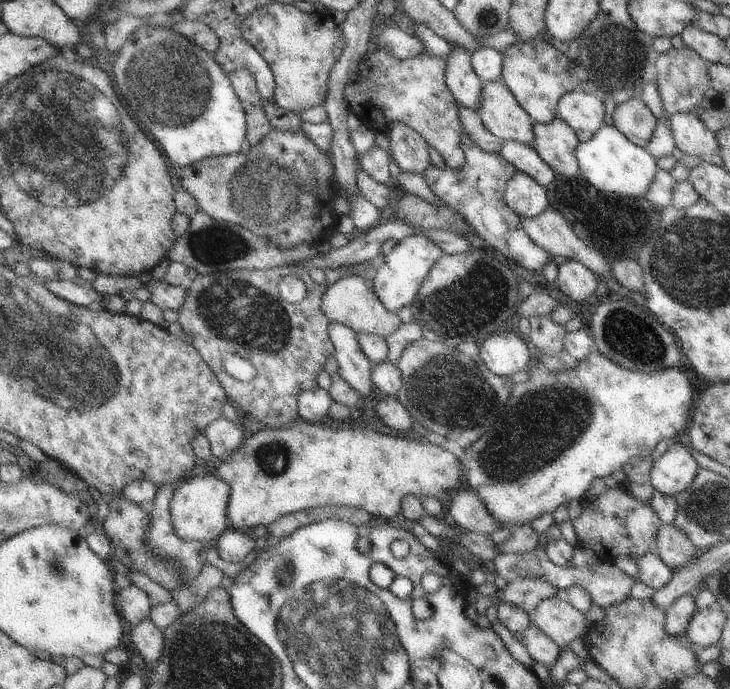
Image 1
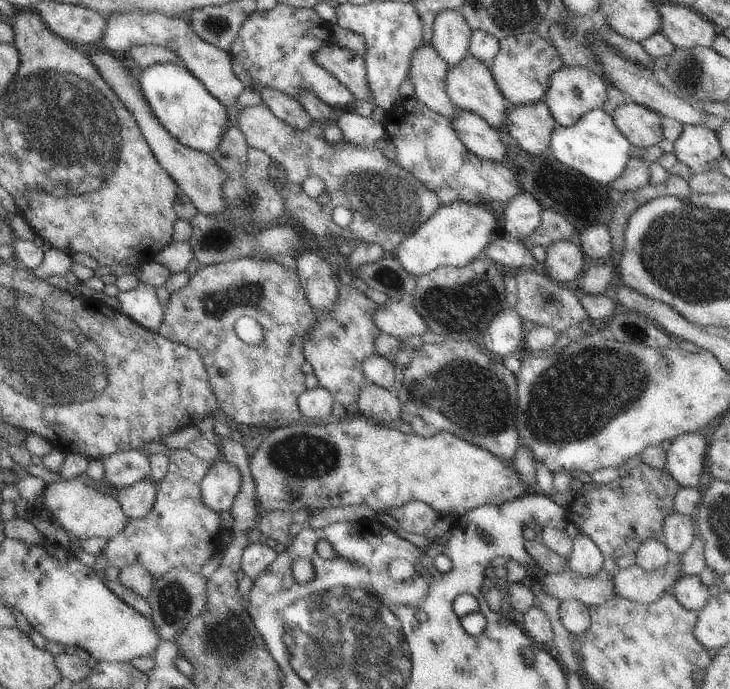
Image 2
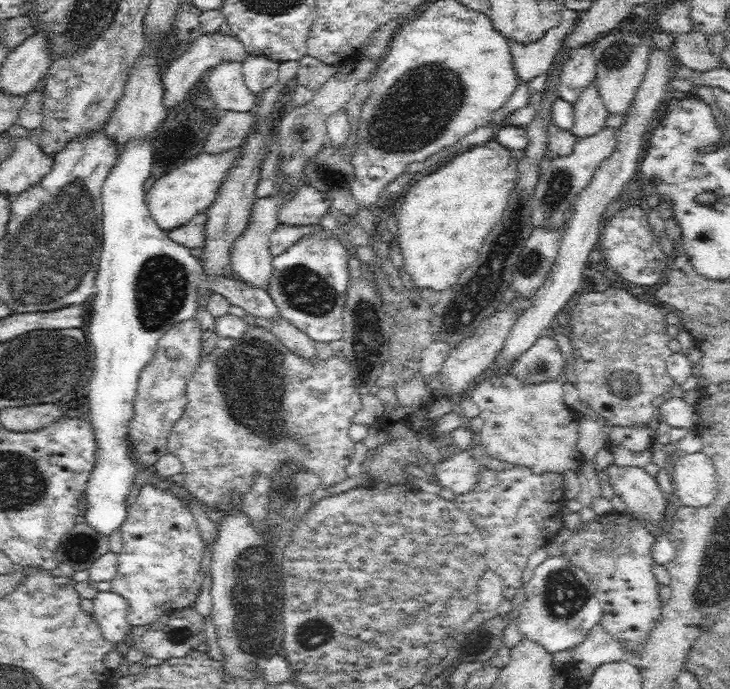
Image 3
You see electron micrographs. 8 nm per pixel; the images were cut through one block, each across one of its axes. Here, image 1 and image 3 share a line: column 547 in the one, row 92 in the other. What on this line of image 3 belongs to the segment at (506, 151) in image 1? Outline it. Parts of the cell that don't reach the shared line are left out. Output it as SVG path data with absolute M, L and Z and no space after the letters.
M230 32L202 33L196 38L186 52L171 62L162 74L162 87L164 87L163 103L166 108L172 108L185 100L190 88L204 80L210 68L218 66L222 61L244 62L248 53L243 44Z

